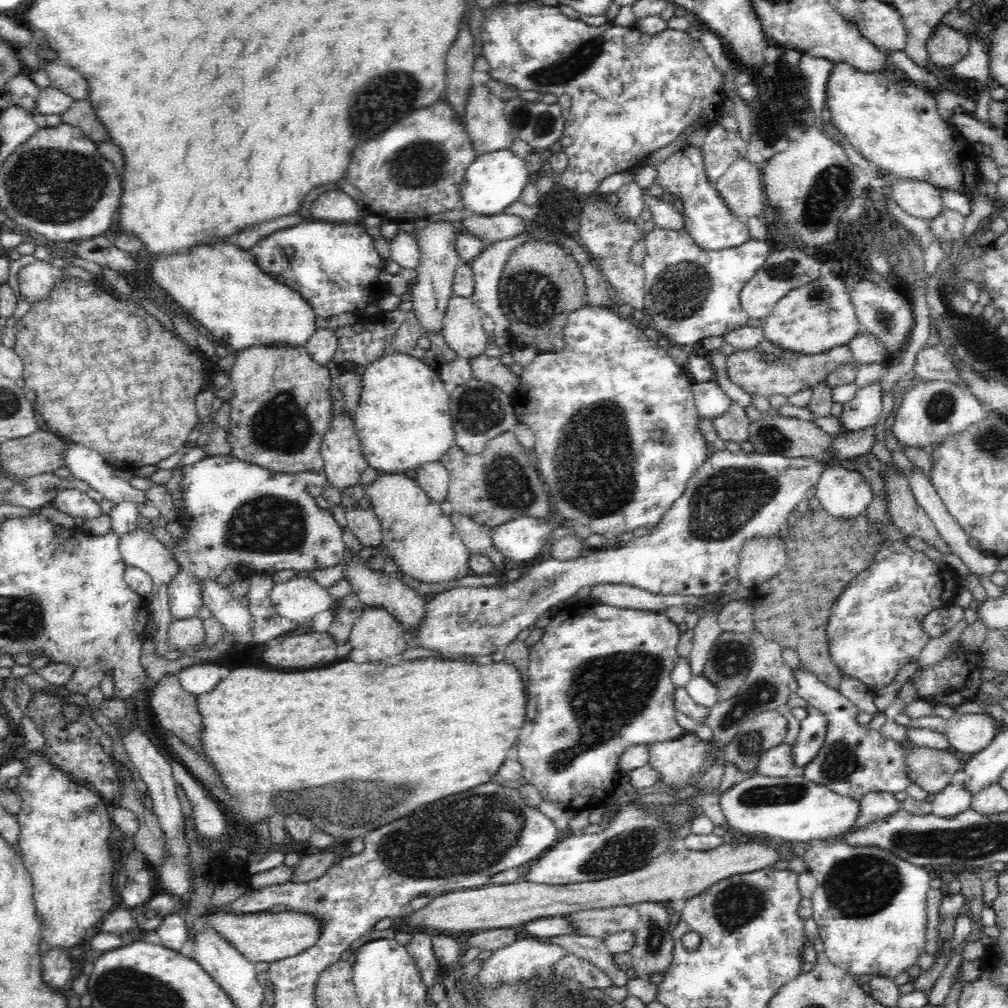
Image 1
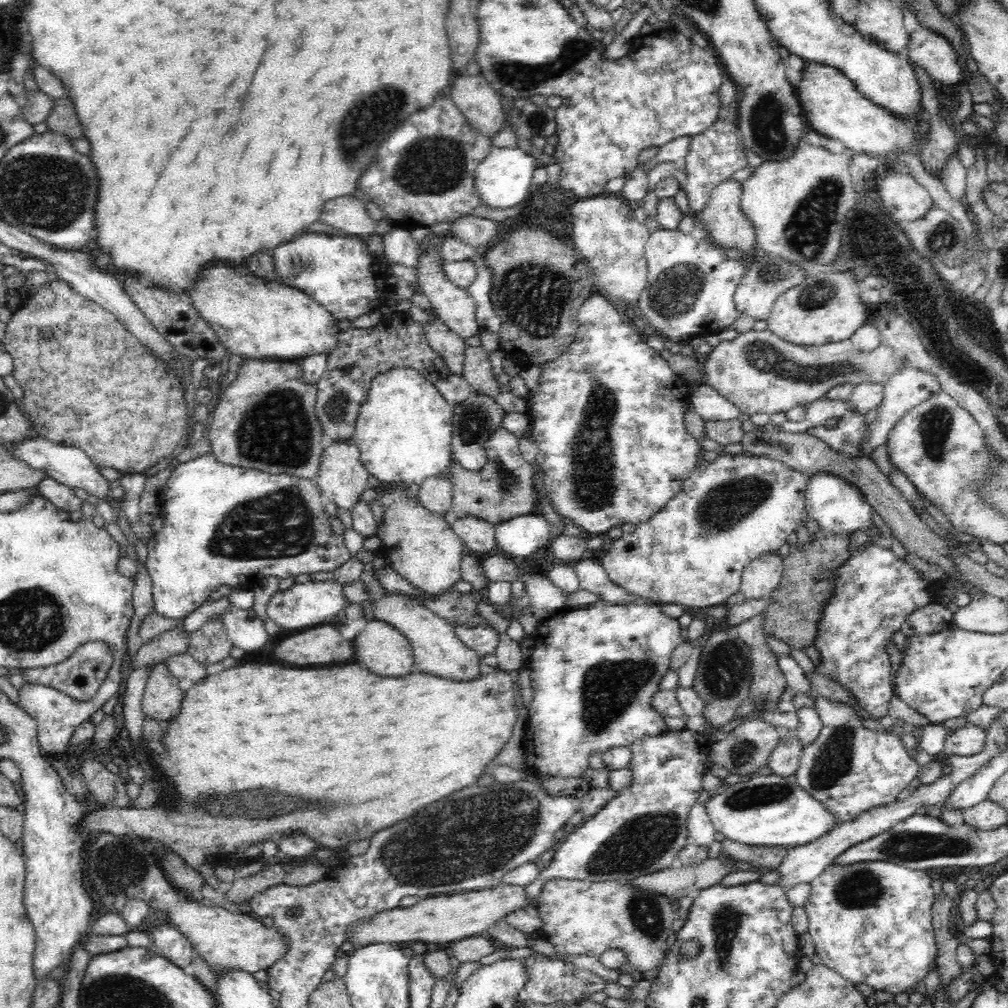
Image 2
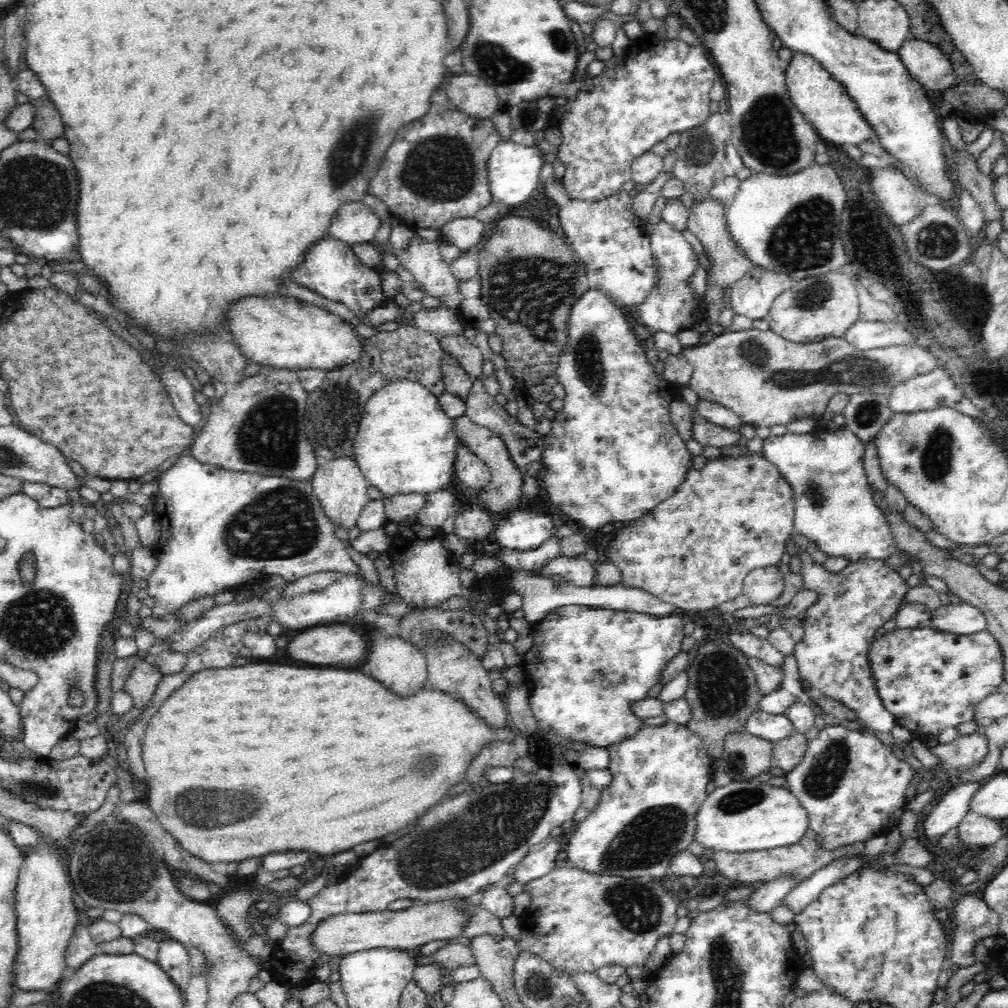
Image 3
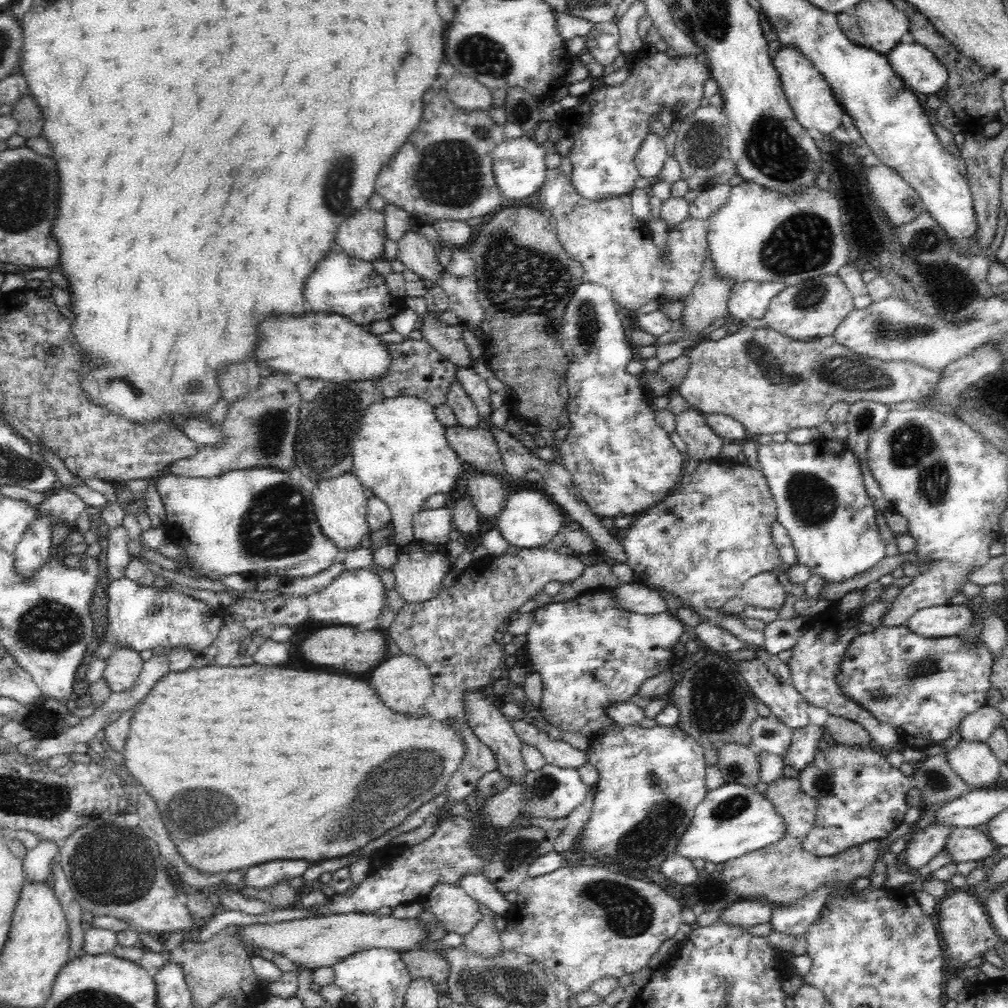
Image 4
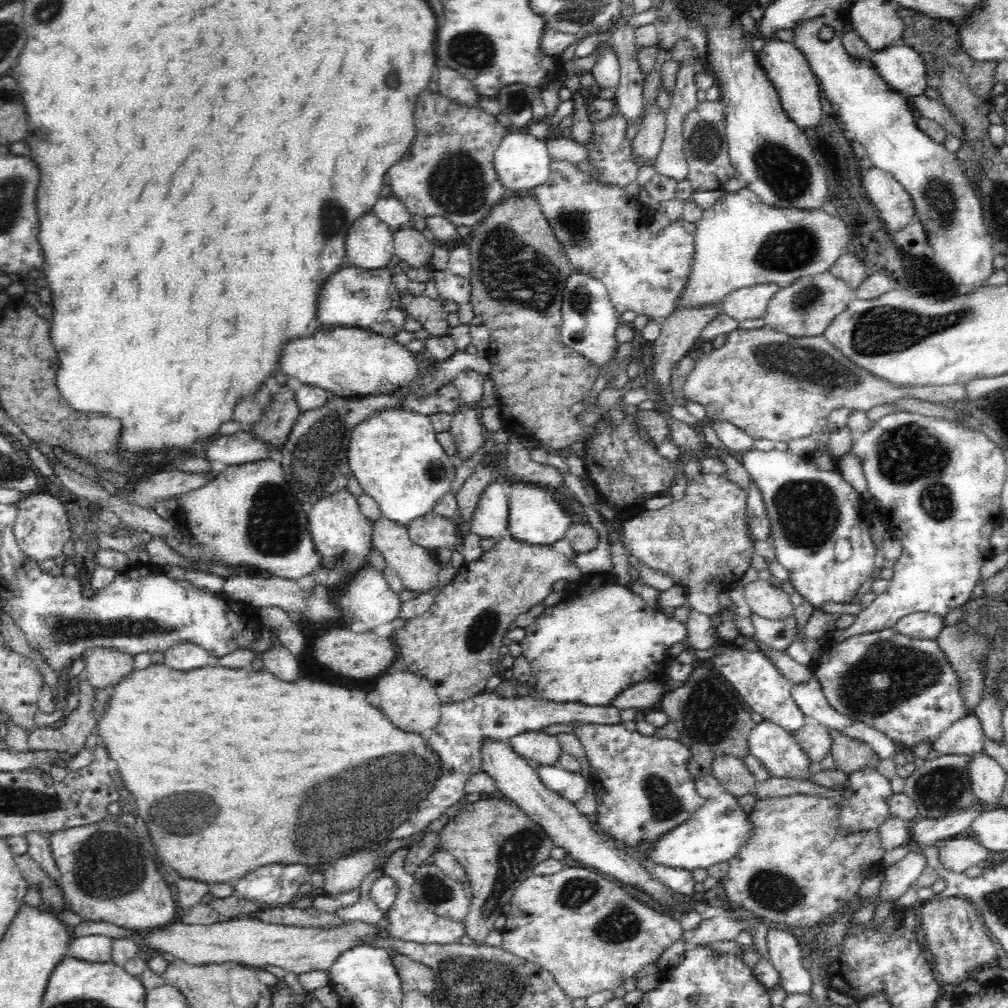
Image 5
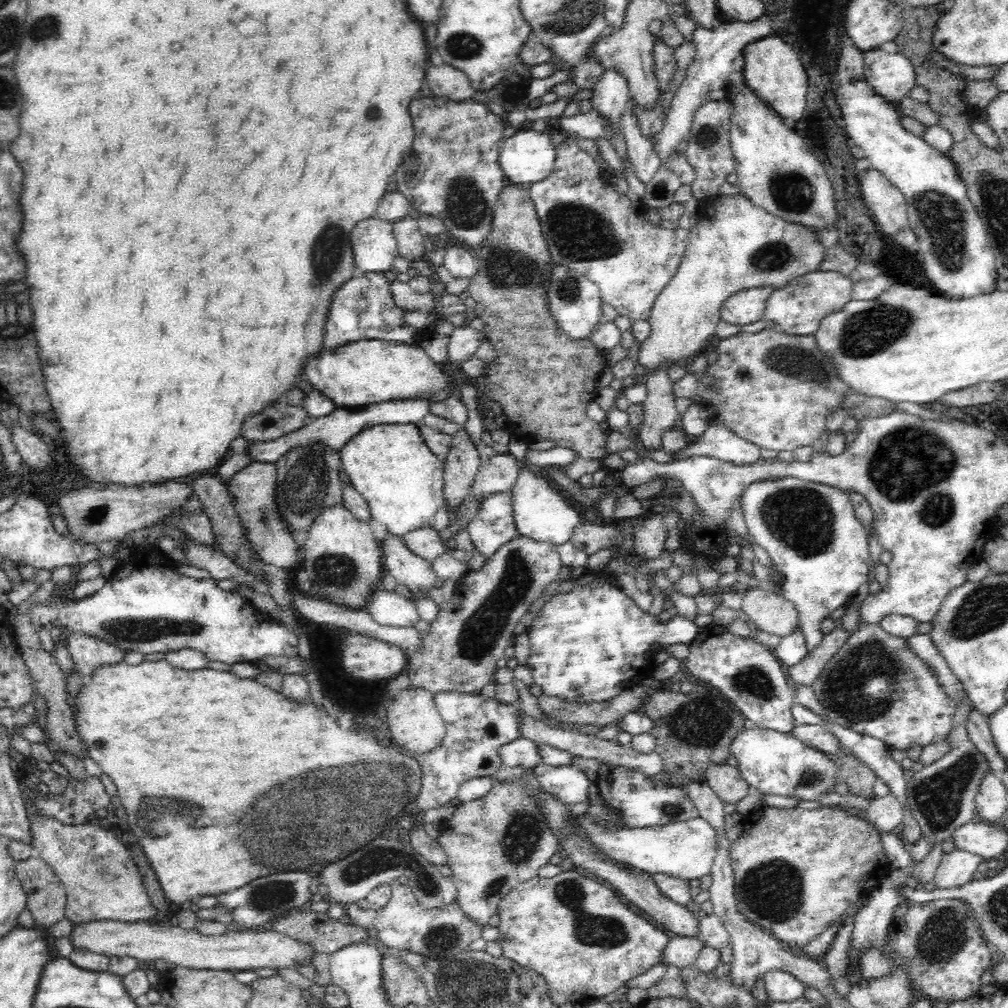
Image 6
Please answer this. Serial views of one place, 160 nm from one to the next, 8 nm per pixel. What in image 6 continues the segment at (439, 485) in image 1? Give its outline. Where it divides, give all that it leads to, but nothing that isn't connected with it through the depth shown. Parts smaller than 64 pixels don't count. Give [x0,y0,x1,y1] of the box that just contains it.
[401,524,450,563]

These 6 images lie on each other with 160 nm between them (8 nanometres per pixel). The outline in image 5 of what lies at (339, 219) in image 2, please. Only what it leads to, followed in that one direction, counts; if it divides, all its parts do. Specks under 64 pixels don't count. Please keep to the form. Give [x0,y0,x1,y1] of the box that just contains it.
[343,212,395,270]

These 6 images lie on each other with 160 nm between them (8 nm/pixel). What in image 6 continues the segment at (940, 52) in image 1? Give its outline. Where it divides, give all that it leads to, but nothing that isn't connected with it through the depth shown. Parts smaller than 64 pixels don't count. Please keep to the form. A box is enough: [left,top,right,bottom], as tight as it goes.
[863,49,917,102]

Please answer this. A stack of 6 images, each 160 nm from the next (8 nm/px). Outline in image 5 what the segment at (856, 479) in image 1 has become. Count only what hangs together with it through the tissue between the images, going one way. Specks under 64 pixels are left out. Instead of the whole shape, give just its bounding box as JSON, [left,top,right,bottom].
[739,449,876,609]

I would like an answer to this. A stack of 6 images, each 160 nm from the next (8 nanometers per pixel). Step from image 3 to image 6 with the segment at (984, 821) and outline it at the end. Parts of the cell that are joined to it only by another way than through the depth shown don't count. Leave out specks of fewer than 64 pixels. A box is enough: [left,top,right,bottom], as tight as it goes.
[933,848,984,888]

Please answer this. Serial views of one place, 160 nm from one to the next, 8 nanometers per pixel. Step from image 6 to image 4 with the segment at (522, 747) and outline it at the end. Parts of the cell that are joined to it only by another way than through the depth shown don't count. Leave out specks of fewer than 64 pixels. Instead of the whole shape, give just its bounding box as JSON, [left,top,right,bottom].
[513,718,589,769]

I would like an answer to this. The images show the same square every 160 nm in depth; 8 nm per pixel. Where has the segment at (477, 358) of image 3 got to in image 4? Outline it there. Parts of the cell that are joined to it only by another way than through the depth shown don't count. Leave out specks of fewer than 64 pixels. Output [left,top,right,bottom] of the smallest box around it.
[421,311,473,368]

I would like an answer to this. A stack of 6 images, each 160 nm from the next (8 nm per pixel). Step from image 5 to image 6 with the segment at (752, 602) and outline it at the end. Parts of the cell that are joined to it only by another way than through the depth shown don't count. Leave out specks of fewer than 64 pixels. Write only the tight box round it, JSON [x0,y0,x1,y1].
[741,587,799,636]

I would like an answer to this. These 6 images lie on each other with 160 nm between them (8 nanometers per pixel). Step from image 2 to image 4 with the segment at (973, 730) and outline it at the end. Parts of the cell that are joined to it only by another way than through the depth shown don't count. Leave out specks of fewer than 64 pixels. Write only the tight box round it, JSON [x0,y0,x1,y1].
[945,740,1001,789]

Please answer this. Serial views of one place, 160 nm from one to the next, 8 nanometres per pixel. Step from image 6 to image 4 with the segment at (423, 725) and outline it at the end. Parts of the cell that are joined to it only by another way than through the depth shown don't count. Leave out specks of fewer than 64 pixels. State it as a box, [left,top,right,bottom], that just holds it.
[370,651,433,715]

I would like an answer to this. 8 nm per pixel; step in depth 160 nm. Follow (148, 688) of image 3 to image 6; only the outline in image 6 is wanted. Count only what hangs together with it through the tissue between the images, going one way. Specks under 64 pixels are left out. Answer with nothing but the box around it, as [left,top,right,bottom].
[63,636,124,676]

